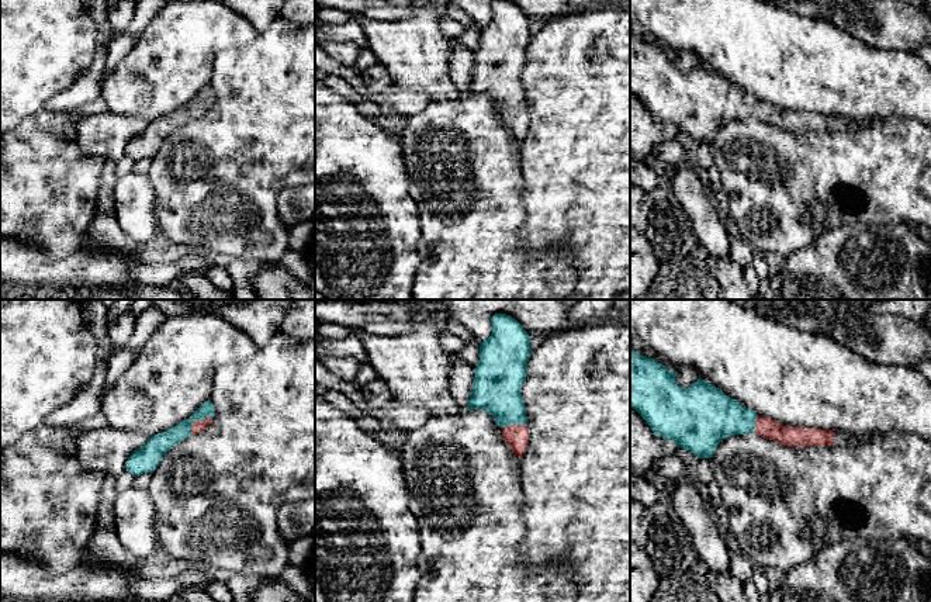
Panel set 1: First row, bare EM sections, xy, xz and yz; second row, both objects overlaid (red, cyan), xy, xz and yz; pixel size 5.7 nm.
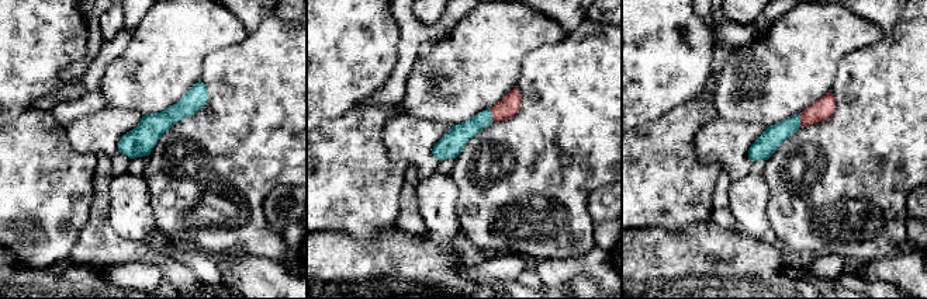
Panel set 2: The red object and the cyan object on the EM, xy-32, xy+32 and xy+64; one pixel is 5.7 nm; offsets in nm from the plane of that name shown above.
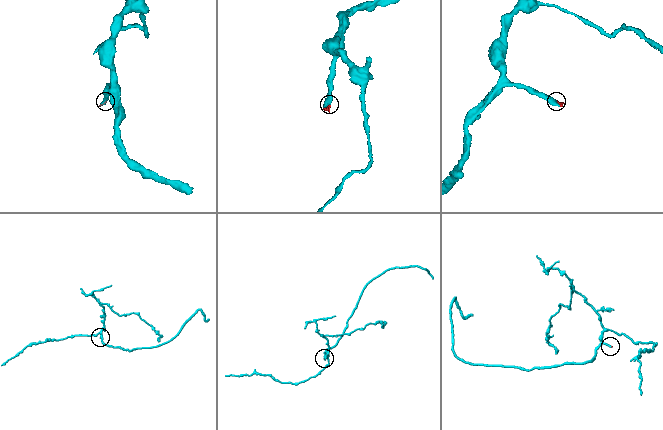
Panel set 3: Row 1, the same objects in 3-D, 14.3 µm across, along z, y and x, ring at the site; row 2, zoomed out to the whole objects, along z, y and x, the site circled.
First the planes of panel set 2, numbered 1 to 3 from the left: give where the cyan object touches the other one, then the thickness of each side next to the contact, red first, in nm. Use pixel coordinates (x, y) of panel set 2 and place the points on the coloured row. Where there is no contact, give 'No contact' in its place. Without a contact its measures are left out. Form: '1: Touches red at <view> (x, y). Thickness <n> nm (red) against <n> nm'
1: No contact
2: Touches red at xy+32 (493, 115). Thickness 120 nm (red) against 120 nm
3: Touches red at xy+64 (801, 121). Thickness 120 nm (red) against 120 nm

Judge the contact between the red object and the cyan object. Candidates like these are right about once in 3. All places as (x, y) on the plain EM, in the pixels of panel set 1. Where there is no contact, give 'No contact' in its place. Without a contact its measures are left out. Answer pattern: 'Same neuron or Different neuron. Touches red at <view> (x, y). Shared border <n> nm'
Same neuron. Touches red at xy (196, 106). Shared border 160 nm

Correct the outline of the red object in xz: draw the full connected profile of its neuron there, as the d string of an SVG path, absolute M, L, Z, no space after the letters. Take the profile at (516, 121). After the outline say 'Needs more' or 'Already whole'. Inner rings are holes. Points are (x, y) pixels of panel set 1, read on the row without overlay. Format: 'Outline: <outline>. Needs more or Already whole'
Outline: M509 0L491 3L492 18L480 30L480 45L466 94L488 96L519 143L529 129L526 91L520 79L527 60L530 21Z. Needs more

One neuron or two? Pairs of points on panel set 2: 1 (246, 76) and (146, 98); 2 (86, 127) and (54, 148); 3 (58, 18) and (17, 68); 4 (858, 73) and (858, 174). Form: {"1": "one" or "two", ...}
{"1": "two", "2": "two", "3": "one", "4": "one"}

